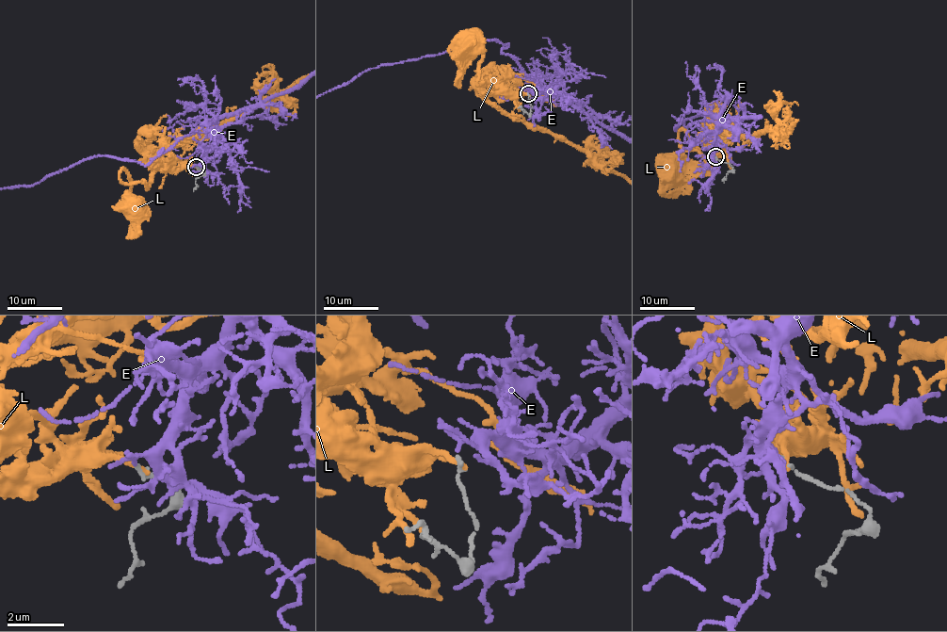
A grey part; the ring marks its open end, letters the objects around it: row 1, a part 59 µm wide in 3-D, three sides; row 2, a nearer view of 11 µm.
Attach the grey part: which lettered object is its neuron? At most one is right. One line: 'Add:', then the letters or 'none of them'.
Add: E

